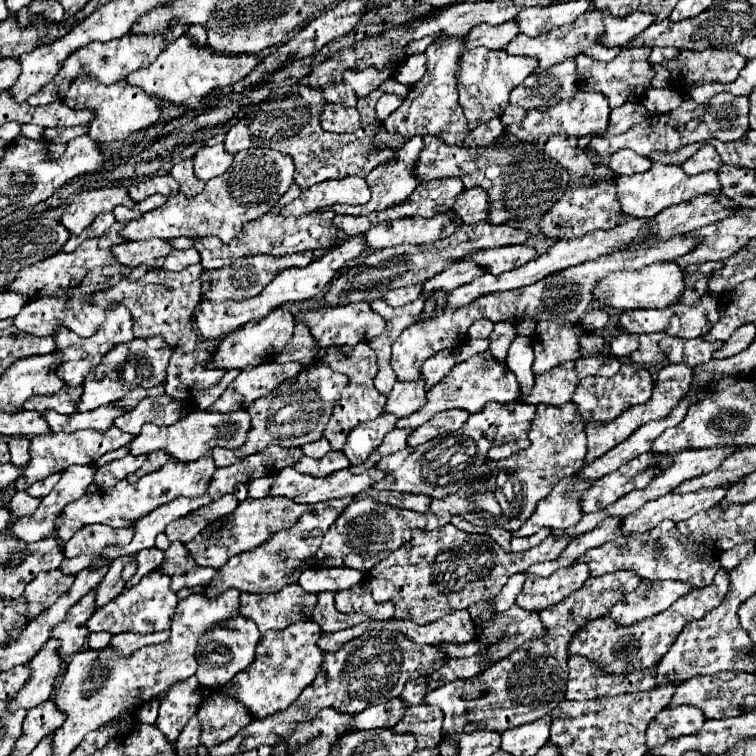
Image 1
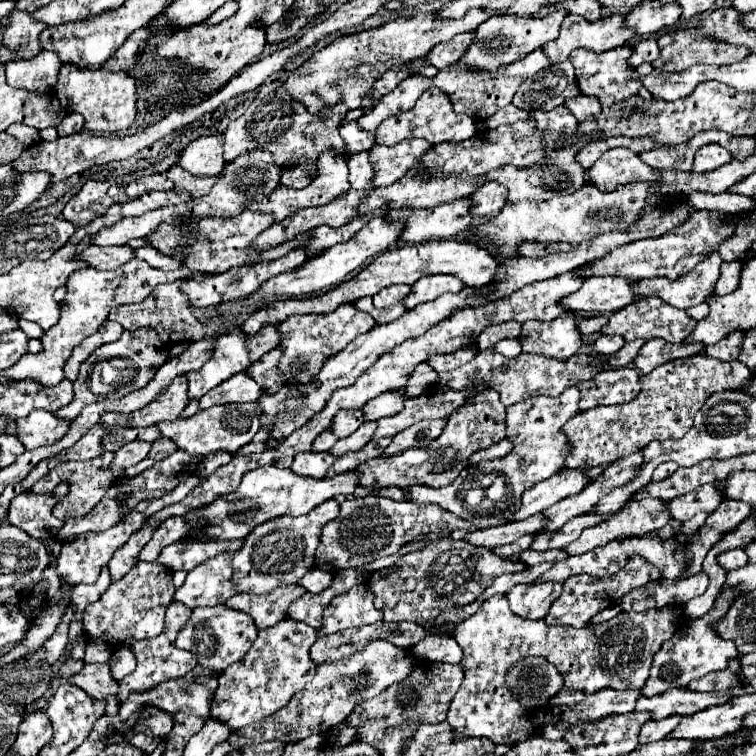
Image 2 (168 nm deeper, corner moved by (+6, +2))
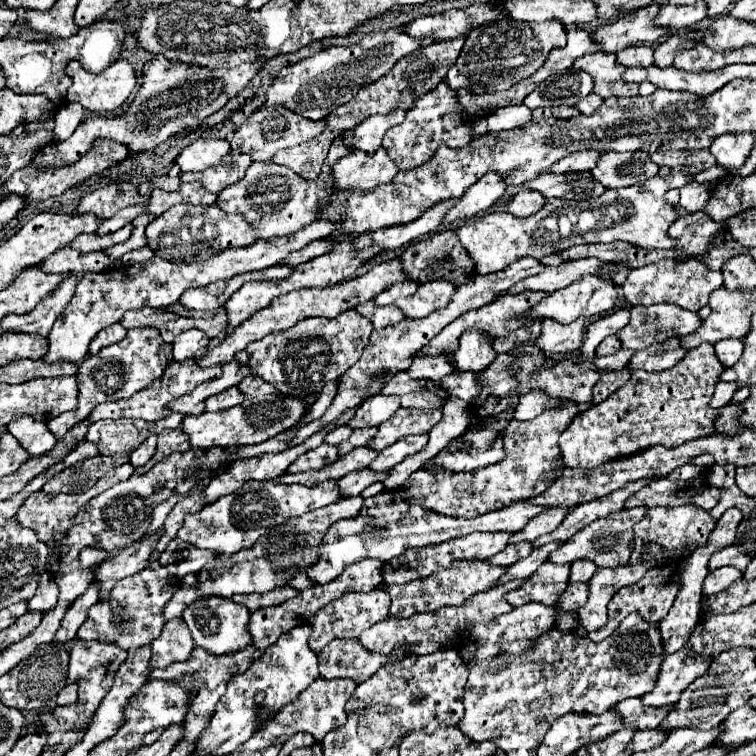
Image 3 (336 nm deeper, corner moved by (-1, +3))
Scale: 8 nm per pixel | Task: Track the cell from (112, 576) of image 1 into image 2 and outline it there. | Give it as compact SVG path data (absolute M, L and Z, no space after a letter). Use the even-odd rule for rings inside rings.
M146 523L138 533L134 533L130 537L130 541L120 547L114 557L108 561L108 569L112 573L112 581L118 581L120 577L124 577L136 563L138 563L138 555L142 551L142 547L152 539L152 533L160 527L160 523Z

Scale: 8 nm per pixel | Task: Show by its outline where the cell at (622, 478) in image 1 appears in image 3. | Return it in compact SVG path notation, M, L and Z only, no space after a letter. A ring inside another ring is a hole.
M547 508L545 512L541 512L539 516L535 516L523 530L515 532L515 536L511 538L511 542L521 542L521 540L537 540L543 534L553 532L555 528L559 528L559 524L565 520L565 516L571 512L573 508Z

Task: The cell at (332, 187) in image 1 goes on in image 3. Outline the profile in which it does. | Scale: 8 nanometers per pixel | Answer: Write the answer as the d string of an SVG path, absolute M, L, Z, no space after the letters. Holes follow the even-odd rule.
M344 131L337 136L330 147L329 156L323 162L323 170L317 180L303 180L299 174L291 172L287 166L279 164L265 164L265 162L253 162L245 178L239 180L237 184L227 186L223 192L217 196L217 206L223 212L233 212L233 214L243 214L247 222L251 222L259 230L259 238L267 240L273 236L285 236L293 234L299 228L305 228L319 216L321 204L327 204L331 196L335 196L335 180L331 176L331 166L335 160L347 156L353 147L353 132Z

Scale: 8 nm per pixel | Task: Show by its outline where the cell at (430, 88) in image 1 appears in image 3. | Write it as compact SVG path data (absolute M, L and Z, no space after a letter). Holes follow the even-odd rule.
M441 82L434 90L417 98L415 108L407 112L407 118L403 124L389 128L383 138L383 148L389 150L389 156L397 162L399 170L415 168L431 158L431 152L437 150L441 142L445 142L449 148L463 148L473 140L475 124L473 120L467 122L463 110L457 104L456 91L447 84Z

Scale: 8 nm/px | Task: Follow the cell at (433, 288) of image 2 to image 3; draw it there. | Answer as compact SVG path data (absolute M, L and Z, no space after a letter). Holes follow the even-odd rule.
M431 280L431 282L419 284L413 296L395 300L395 306L401 308L407 318L425 318L431 312L445 308L455 292L457 292L457 286L453 282Z

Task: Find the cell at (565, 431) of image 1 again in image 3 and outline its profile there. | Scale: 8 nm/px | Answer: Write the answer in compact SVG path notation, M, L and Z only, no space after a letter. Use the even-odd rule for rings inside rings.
M563 402L557 408L541 412L533 420L511 420L503 430L501 438L505 442L507 456L491 464L487 468L477 468L473 472L437 472L431 474L427 470L415 470L409 480L401 486L399 496L411 504L421 504L423 508L441 512L445 516L459 518L475 518L519 500L529 500L545 492L565 470L561 452L559 452L559 436L571 424L571 420L579 414L575 402Z

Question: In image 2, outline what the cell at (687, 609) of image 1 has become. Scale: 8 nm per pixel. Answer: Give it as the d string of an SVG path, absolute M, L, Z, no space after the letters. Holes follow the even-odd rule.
M490 597L490 601L484 601L478 613L460 623L452 635L464 651L460 665L466 677L446 717L450 729L456 739L488 737L496 745L514 745L530 739L526 735L526 711L506 685L508 671L524 657L544 657L558 669L564 679L564 689L570 691L590 695L608 687L616 691L642 689L648 681L654 653L676 631L672 611L672 607L650 609L644 613L622 611L602 625L574 629L550 627L542 619L528 621L516 617L508 607L506 597Z

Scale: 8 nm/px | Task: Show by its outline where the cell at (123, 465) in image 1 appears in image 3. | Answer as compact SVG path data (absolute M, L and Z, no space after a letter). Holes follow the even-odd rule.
M149 436L137 450L131 452L131 464L137 468L137 466L143 466L153 454L155 454L155 448L157 448L157 436Z

